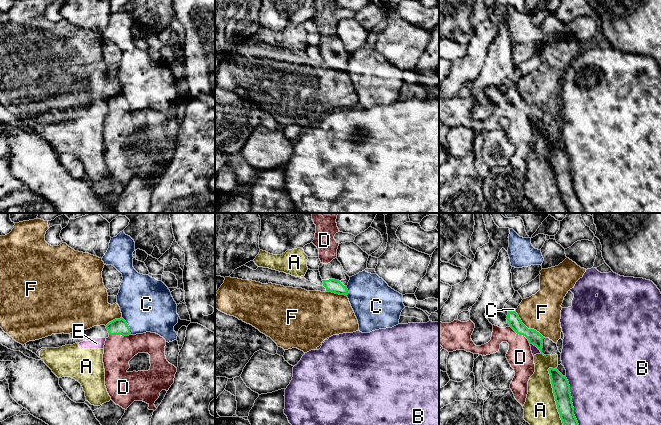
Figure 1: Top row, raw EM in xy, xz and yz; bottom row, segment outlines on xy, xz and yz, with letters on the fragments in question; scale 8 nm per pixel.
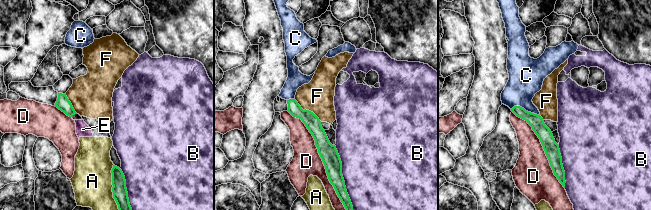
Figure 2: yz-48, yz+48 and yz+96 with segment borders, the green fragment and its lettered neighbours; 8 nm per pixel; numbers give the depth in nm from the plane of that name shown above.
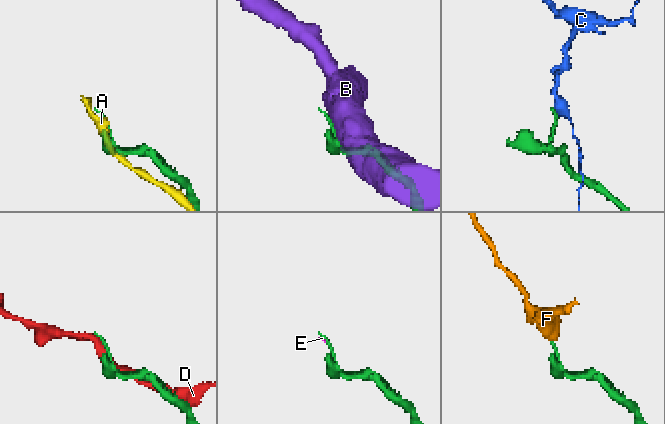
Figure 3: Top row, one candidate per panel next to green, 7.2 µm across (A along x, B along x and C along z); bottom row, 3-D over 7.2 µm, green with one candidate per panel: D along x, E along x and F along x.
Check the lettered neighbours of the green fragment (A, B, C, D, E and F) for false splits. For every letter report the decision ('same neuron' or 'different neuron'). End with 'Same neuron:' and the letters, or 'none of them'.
A: different neuron
B: different neuron
C: different neuron
D: different neuron
E: different neuron
F: different neuron
Same neuron: none of them

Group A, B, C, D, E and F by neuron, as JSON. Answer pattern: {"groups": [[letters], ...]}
{"groups": [["A", "E", "F"], ["B"], ["C"], ["D"]]}

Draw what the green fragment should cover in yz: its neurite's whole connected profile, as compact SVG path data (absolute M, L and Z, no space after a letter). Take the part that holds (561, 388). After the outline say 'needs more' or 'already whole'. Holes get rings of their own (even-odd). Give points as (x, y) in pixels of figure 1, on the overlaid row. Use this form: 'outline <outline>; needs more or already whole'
outline M557 368L548 369L560 418L563 425L579 425L574 415L574 407L570 393L570 385Z; already whole

